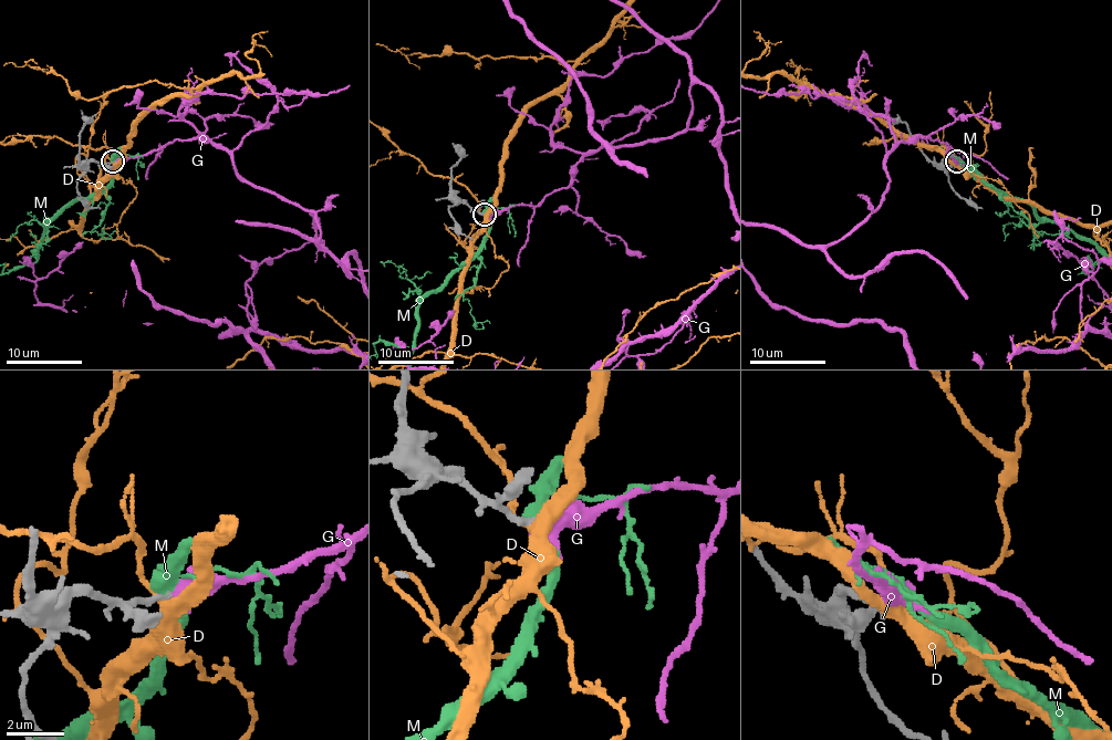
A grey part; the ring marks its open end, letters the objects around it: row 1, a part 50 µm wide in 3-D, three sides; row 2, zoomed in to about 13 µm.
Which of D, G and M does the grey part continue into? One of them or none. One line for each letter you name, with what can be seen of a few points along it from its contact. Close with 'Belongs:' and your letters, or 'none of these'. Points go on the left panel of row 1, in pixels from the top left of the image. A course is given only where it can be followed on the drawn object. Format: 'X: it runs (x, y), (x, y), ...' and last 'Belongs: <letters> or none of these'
Belongs: G

